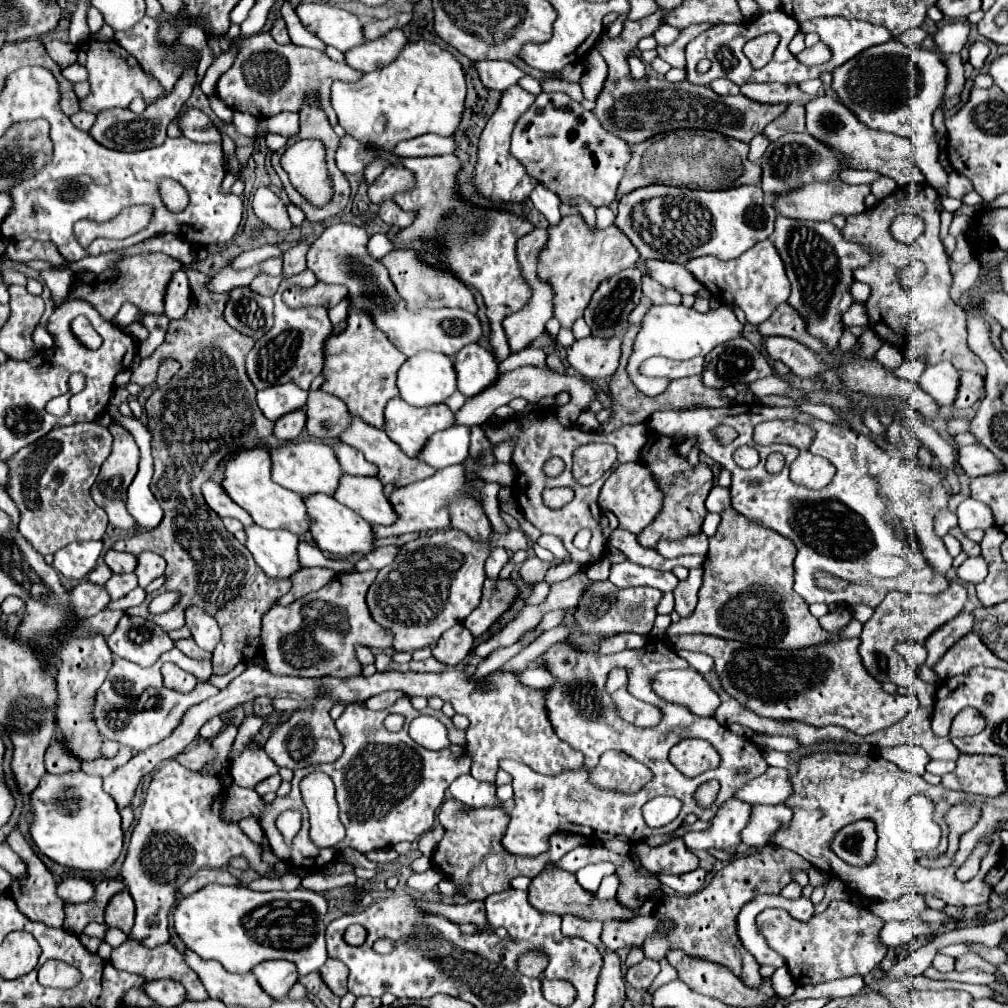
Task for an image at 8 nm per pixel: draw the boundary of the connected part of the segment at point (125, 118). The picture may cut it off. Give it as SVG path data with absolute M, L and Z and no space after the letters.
M189 68L189 70L185 70L179 76L179 80L173 86L173 90L169 94L165 94L165 96L159 96L155 102L151 102L141 116L137 116L137 114L133 114L131 110L125 110L125 108L103 110L103 112L97 114L97 120L95 120L93 128L89 130L89 134L101 146L111 148L111 150L121 150L121 152L123 150L125 152L137 152L137 150L147 150L147 148L159 146L167 138L167 124L177 118L177 114L181 112L183 104L191 96L195 84L197 84L197 68Z

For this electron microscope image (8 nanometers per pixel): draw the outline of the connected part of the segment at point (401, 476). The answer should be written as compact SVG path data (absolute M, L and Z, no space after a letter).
M351 414L351 422L349 422L347 430L343 430L343 432L339 434L339 440L345 442L345 444L349 444L349 446L353 446L353 448L359 450L359 452L363 452L365 458L379 468L379 478L381 478L383 484L389 484L389 482L391 482L391 484L395 484L395 486L405 486L405 484L411 484L411 482L429 478L429 476L433 476L433 472L435 472L435 468L431 468L431 466L427 466L427 464L423 464L423 462L419 462L419 460L415 460L415 458L409 458L395 442L389 440L389 436L385 434L383 428L375 428L375 426L363 422L363 420L361 420L359 416L355 416L355 414Z

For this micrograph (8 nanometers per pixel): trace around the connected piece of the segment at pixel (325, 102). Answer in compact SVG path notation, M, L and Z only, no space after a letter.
M269 32L253 34L245 40L237 40L239 52L233 66L219 76L217 96L225 102L227 108L237 112L249 112L257 118L273 116L283 110L299 112L309 96L317 100L317 106L327 114L331 126L337 124L337 116L329 102L329 88L335 80L353 82L361 74L347 66L345 62L333 62L325 52L301 48L301 46L279 46Z

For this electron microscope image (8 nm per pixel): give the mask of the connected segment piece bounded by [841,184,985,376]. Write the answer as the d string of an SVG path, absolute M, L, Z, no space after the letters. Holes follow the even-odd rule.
M907 186L895 190L891 196L877 202L875 208L849 216L845 228L841 230L845 240L863 244L871 252L871 262L867 266L857 268L853 272L853 278L871 286L871 296L865 302L869 326L885 342L891 342L901 348L909 360L919 360L919 356L927 356L929 364L949 360L957 370L971 370L975 374L985 376L985 364L967 346L967 316L963 308L953 304L949 298L951 272L945 248L939 240L939 212L935 208L935 198L937 194L931 186ZM901 212L917 214L925 220L923 236L911 246L895 242L889 232L891 222ZM911 260L921 260L927 266L927 274L919 286L905 290L897 280L897 272L905 268Z

